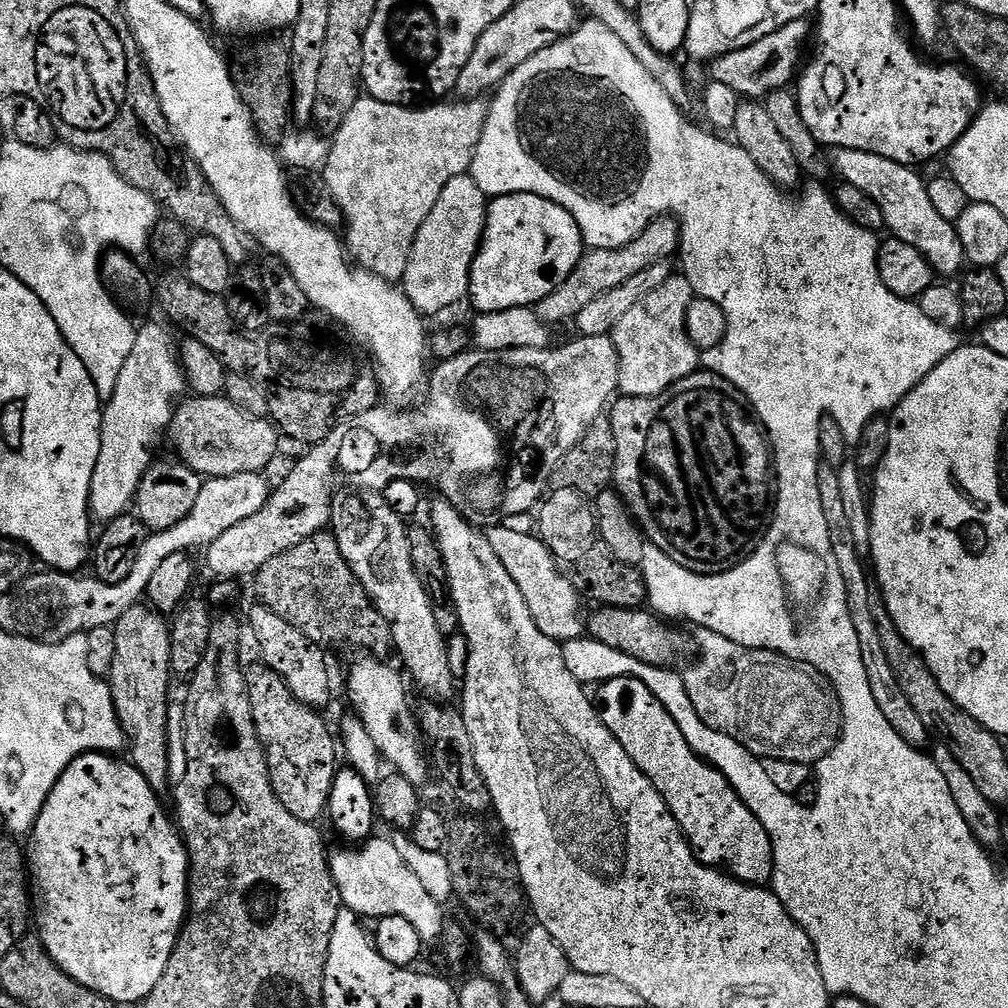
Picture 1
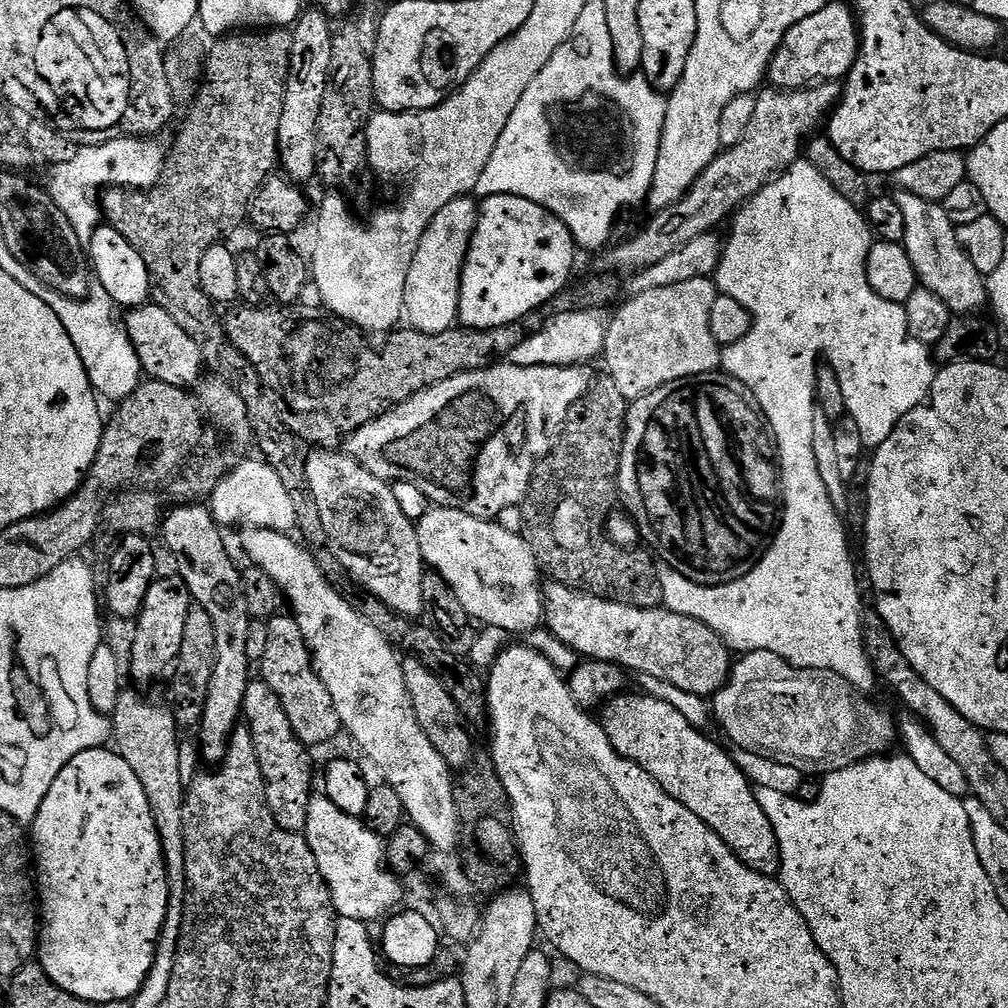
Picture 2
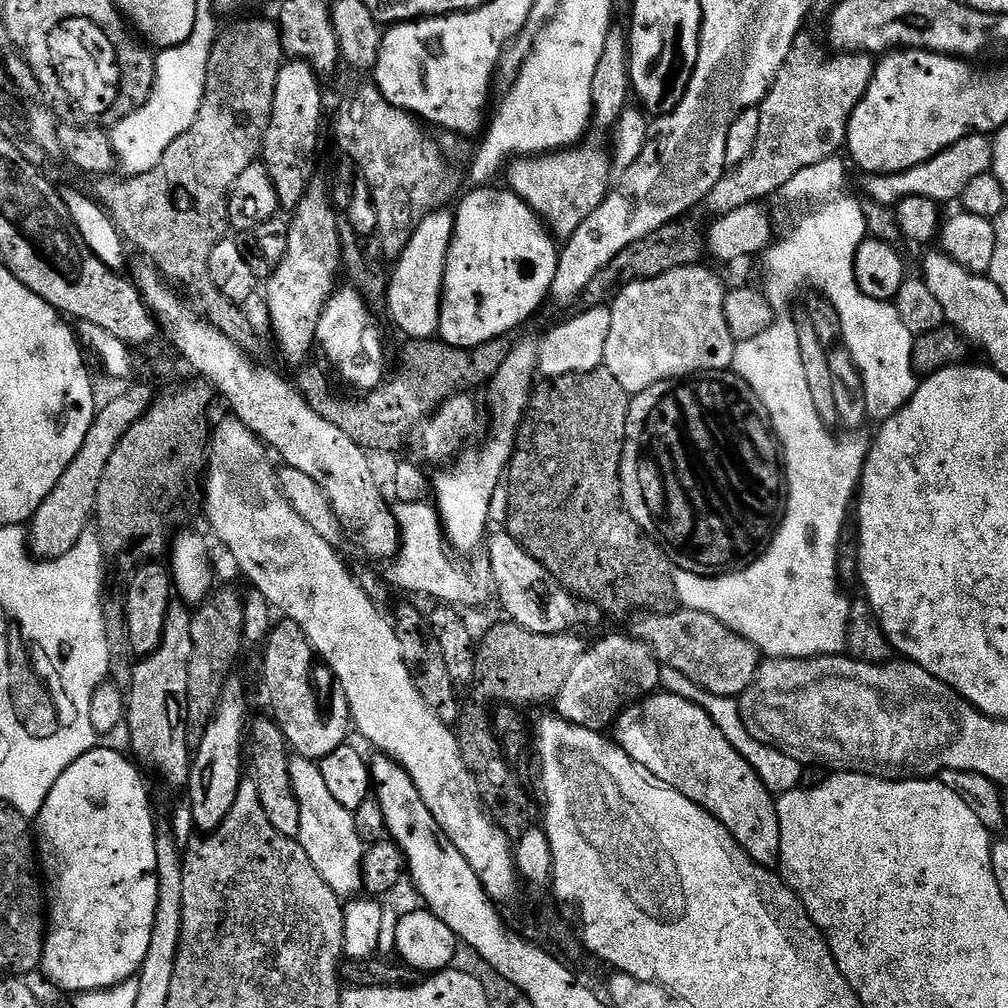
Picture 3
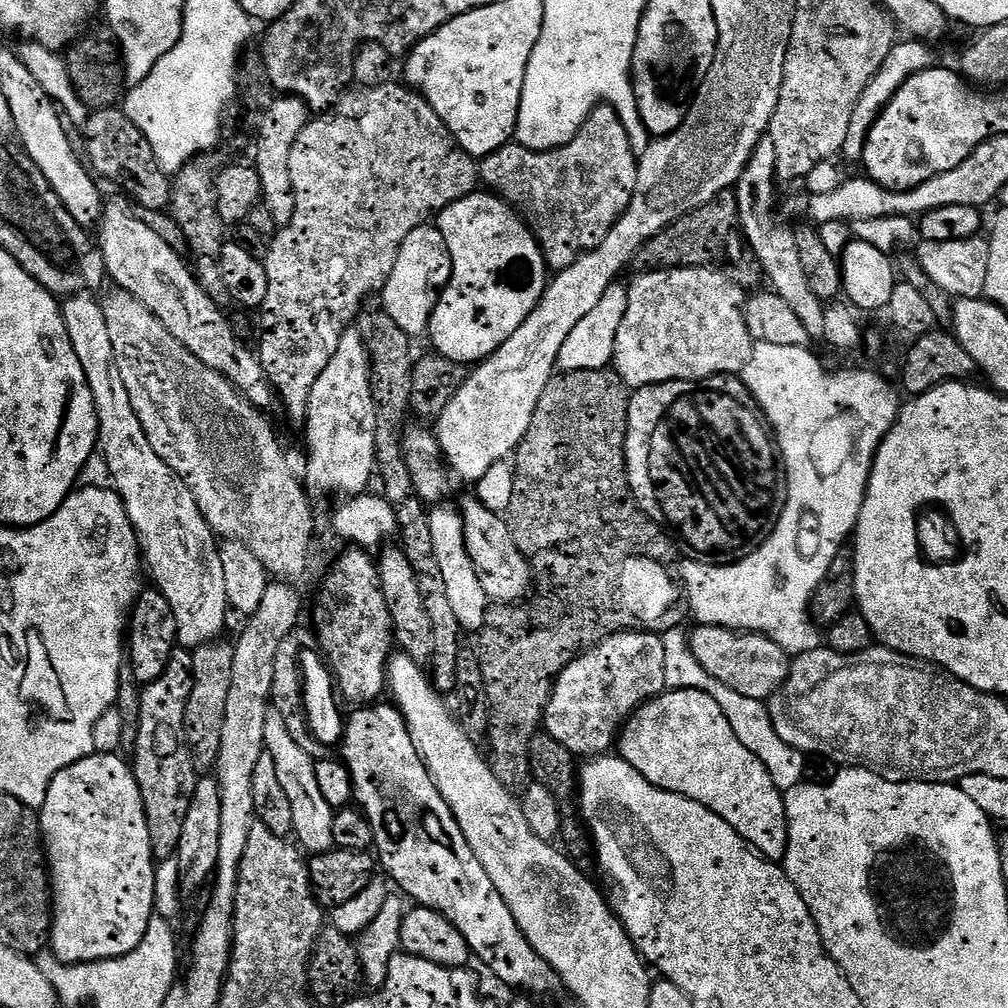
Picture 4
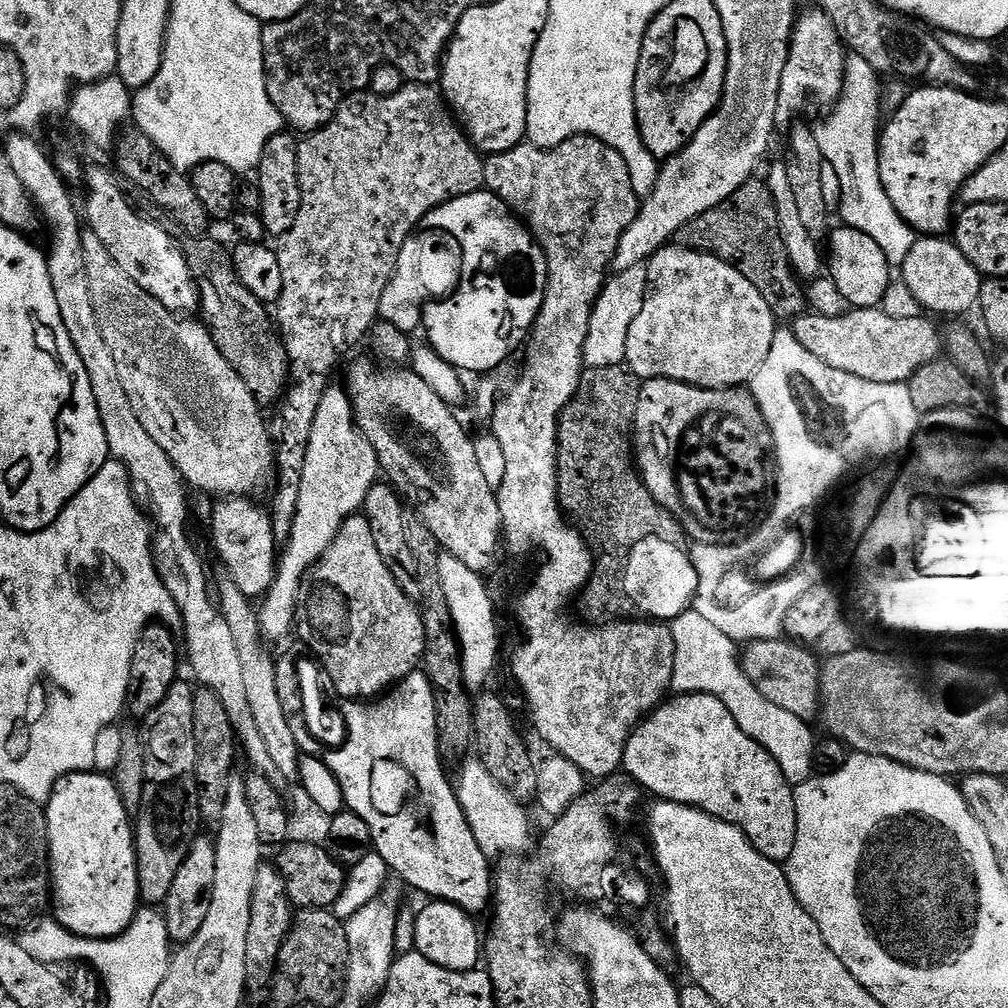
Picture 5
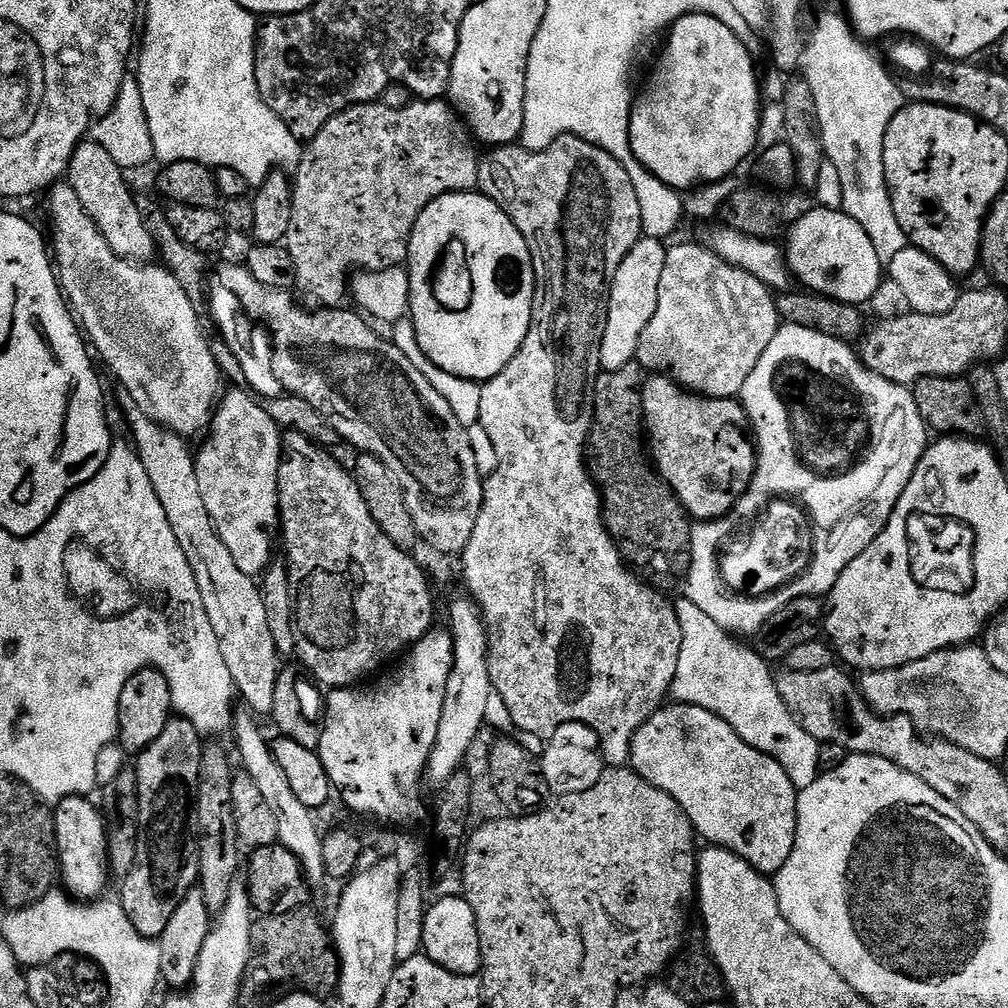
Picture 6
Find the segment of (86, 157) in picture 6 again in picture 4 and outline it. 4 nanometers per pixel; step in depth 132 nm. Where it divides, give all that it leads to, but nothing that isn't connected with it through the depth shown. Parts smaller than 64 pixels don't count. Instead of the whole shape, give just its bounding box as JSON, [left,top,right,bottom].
[98,199,274,410]

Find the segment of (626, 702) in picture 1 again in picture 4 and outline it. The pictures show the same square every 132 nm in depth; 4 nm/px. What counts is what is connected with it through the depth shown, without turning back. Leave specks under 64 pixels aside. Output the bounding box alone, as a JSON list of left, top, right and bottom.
[618,690,788,862]

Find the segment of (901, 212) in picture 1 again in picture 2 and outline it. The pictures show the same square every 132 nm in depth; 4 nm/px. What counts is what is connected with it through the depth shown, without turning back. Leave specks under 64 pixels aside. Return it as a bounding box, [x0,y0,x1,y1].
[896,191,989,314]

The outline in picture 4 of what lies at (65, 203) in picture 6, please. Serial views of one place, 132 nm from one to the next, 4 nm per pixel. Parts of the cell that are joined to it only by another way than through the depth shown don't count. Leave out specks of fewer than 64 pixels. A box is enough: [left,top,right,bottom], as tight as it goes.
[102,287,316,582]

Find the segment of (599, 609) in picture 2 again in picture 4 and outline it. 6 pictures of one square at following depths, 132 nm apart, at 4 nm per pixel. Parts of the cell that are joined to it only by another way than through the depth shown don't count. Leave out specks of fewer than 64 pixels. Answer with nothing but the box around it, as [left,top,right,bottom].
[462,498,790,700]

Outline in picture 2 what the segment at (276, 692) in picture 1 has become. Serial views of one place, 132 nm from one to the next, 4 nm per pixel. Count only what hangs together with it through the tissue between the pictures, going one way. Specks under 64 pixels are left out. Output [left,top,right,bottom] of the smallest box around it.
[243,678,314,833]

